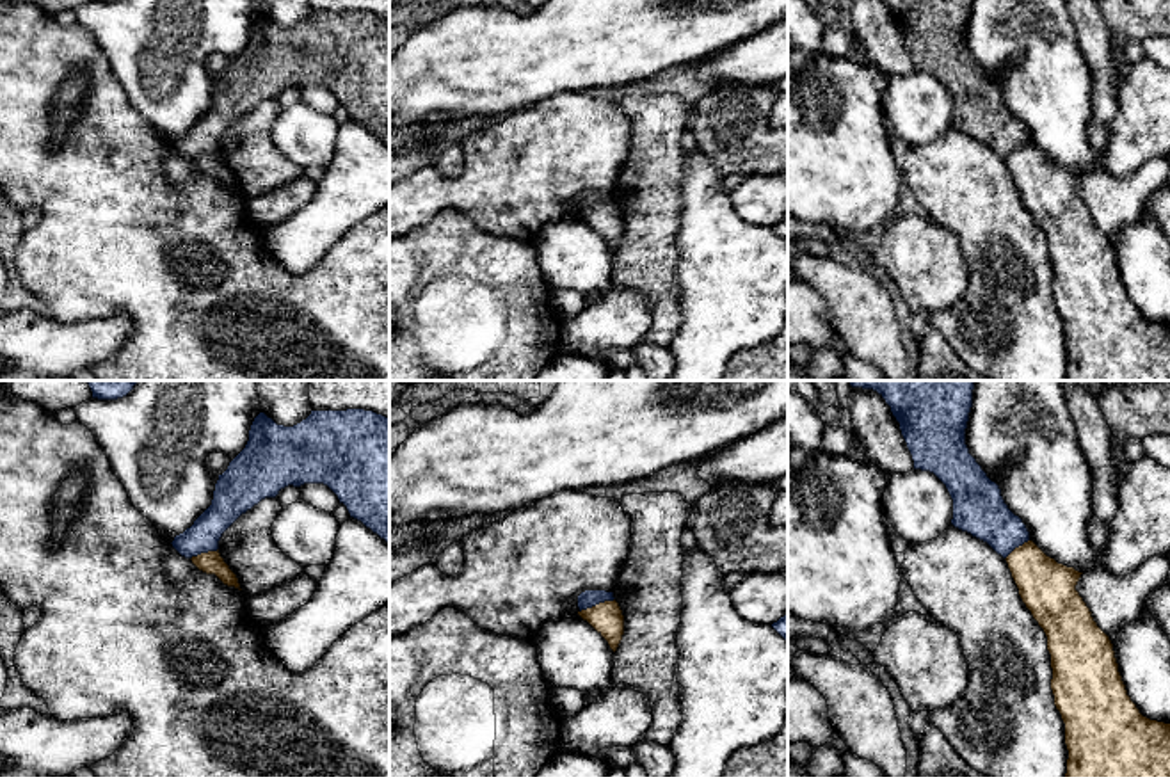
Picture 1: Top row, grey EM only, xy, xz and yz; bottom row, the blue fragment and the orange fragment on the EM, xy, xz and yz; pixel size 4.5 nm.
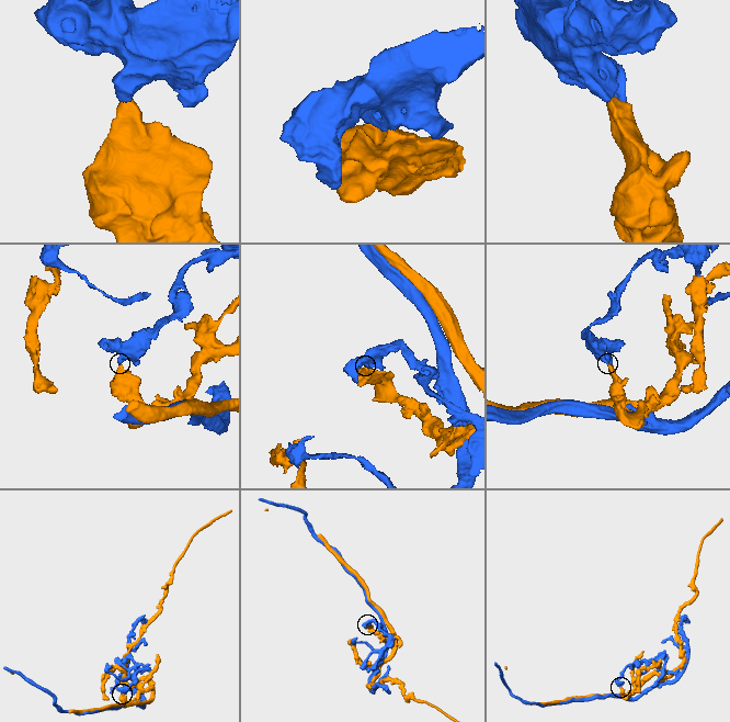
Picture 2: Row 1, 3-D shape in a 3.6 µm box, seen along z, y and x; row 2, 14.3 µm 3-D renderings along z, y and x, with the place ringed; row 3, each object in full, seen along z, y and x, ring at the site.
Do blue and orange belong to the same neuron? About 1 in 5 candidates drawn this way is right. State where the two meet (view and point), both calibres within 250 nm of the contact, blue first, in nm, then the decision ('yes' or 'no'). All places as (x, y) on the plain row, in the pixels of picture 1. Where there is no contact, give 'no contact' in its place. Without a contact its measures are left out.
xz (596, 205) | 80/150 nm | no

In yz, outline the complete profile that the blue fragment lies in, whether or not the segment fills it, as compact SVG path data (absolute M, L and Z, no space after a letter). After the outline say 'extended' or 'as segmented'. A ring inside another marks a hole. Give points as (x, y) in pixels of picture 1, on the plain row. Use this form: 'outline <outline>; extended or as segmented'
outline M884 0L900 25L914 71L934 75L953 101L951 126L1006 160L1030 142L1015 117L966 46L973 0Z; as segmented

